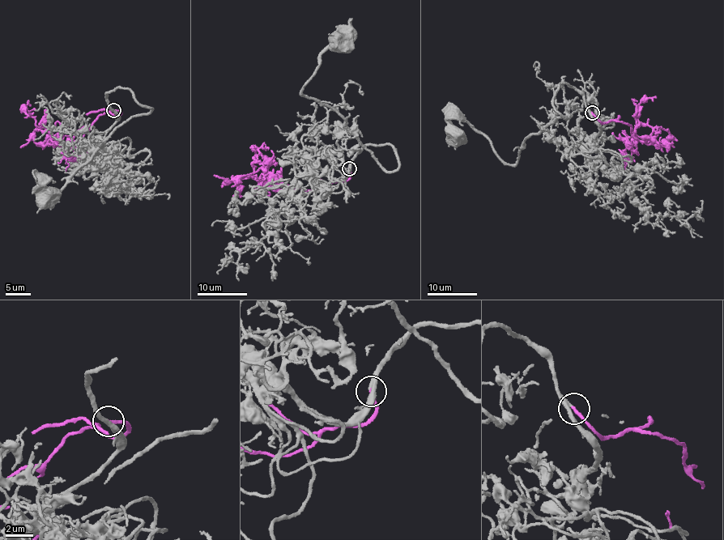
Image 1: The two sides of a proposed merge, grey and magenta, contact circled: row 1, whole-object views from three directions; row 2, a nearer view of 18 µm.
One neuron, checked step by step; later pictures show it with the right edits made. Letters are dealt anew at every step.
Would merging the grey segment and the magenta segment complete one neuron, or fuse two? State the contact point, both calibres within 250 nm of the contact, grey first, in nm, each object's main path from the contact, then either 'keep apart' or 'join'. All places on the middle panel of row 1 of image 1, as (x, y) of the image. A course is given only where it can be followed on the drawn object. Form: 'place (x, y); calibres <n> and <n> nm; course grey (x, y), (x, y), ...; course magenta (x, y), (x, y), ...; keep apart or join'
place (349, 168); calibres 240 and 260 nm; course grey (350, 167), (337, 180), (314, 163), (342, 163), (346, 120), (301, 91), (321, 53), (340, 40); course magenta (350, 168), (345, 180), (318, 191), (278, 184), (261, 174), (259, 179), (251, 176), (228, 183), (214, 175); join

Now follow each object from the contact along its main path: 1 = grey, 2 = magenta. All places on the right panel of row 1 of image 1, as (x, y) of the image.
1: (590, 112), (594, 137), (571, 147), (532, 133), (513, 164), (457, 115), (448, 119), (454, 134)
2: (592, 112), (600, 121), (631, 125), (634, 145), (660, 127), (668, 133), (668, 144)

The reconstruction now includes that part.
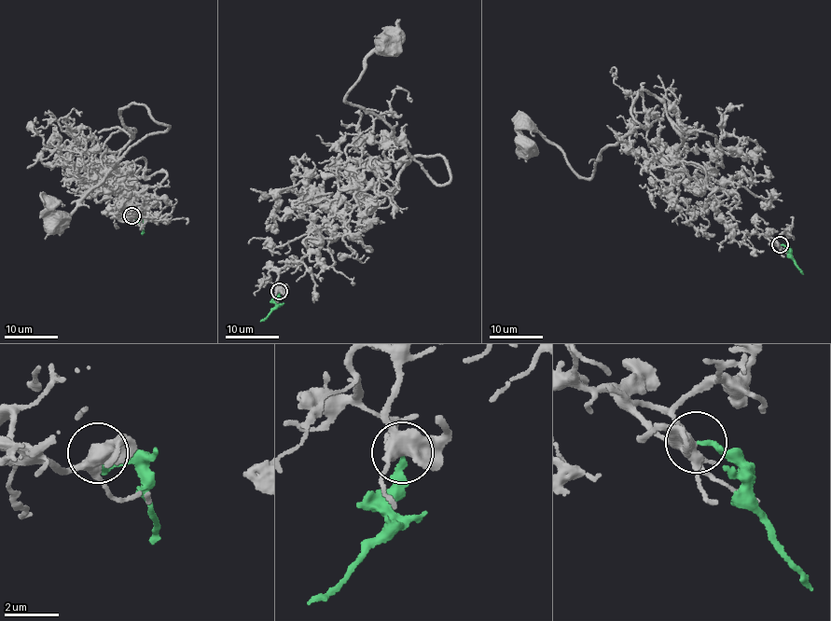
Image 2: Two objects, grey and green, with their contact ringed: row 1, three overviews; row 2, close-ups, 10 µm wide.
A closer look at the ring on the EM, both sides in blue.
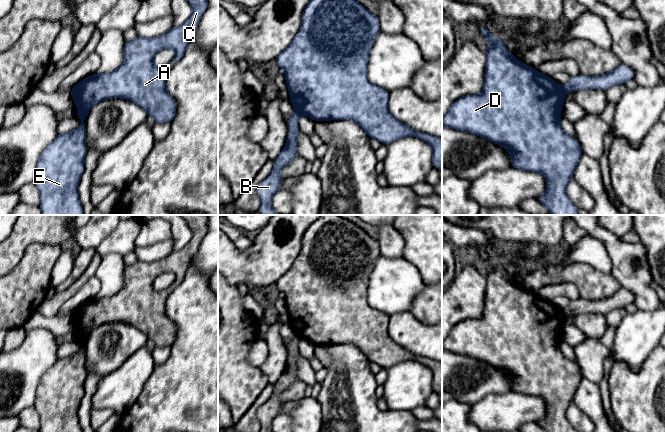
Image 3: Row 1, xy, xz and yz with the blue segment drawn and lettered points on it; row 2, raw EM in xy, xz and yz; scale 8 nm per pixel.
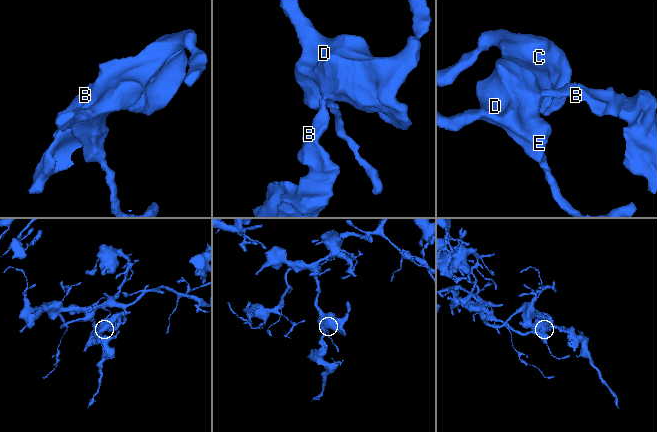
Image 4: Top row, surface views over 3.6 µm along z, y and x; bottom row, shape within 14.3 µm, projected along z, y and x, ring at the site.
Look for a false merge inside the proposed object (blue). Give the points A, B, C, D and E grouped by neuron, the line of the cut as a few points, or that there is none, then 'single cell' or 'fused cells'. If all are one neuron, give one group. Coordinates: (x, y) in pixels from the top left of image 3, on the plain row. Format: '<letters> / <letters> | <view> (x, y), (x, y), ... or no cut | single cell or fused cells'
A C D E / B | yz (563, 311), (566, 316) | fused cells

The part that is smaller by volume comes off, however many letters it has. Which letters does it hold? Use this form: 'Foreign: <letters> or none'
Foreign: B

